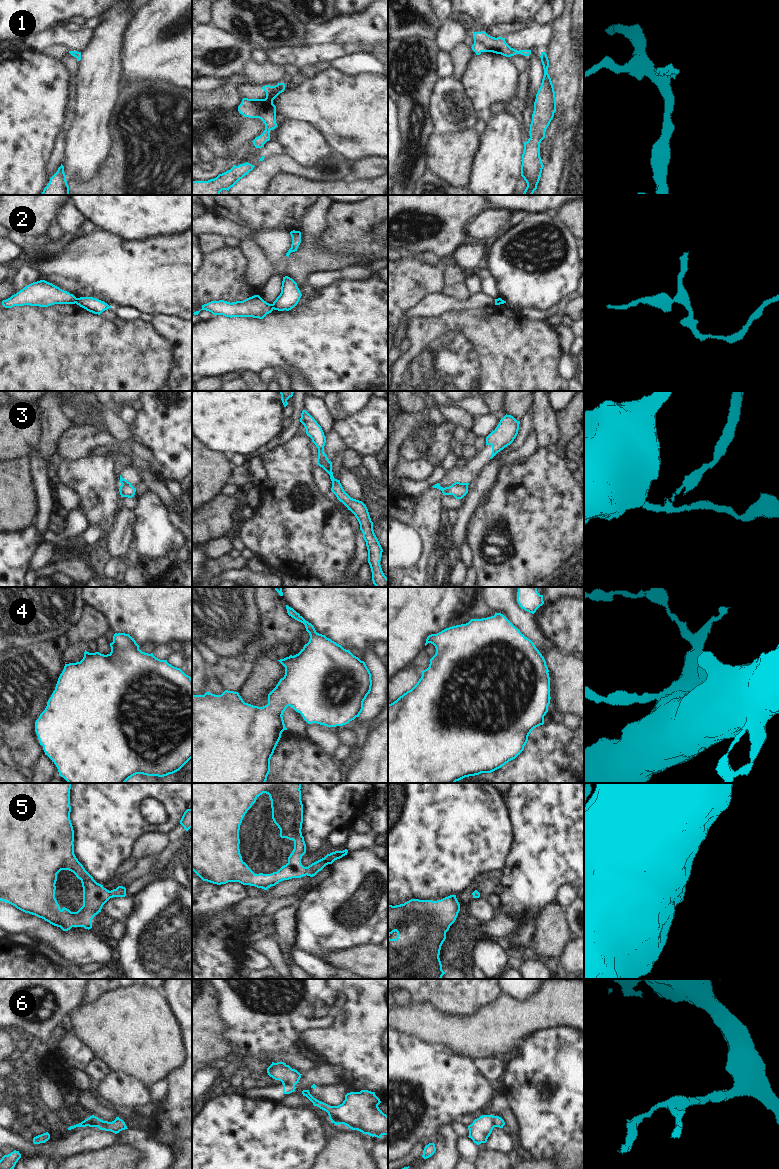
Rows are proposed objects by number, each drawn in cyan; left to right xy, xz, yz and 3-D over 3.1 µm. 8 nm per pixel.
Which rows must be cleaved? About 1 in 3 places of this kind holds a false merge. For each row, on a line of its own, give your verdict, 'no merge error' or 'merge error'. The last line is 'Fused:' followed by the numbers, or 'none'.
1: no merge error
2: merge error
3: merge error
4: no merge error
5: no merge error
6: merge error
Fused: 2, 3, 6

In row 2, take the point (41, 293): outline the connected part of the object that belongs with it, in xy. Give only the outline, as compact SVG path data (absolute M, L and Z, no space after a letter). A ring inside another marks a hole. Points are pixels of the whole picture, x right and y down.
M40 280L3 300L2 305L5 308L24 305L48 307L54 304L75 304L76 300L77 298L73 294L45 280Z

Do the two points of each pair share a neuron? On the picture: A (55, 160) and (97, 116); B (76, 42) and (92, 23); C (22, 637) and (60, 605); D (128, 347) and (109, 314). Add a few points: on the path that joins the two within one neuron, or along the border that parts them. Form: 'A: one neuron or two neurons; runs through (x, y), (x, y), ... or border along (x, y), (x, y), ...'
A: two neurons; border along (66, 129), (64, 159), (61, 163)
B: two neurons; border along (81, 28), (93, 30)
C: one neuron; runs through (32, 628), (38, 628), (50, 615)
D: two neurons; border along (99, 315), (110, 320), (116, 318)

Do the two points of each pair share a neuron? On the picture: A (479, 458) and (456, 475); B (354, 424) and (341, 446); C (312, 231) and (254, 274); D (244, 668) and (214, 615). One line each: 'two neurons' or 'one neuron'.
A: one neuron
B: two neurons
C: one neuron
D: two neurons

